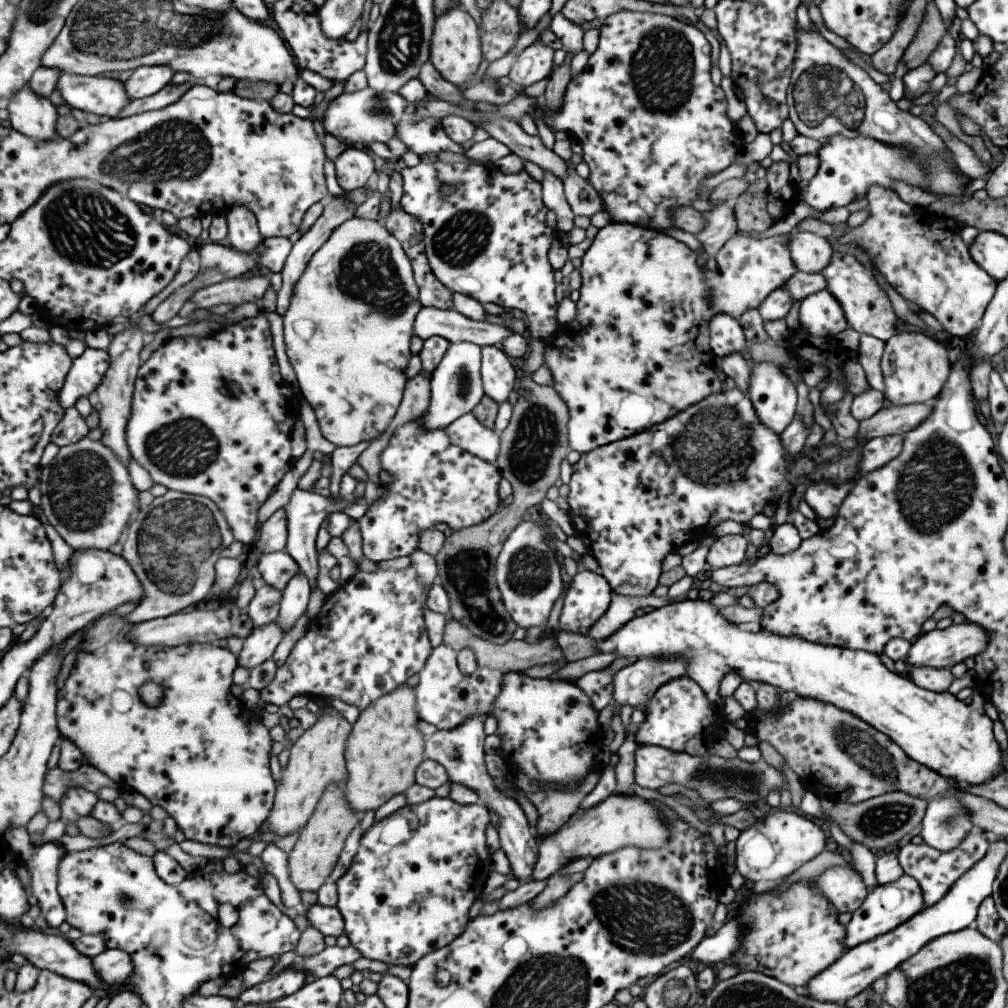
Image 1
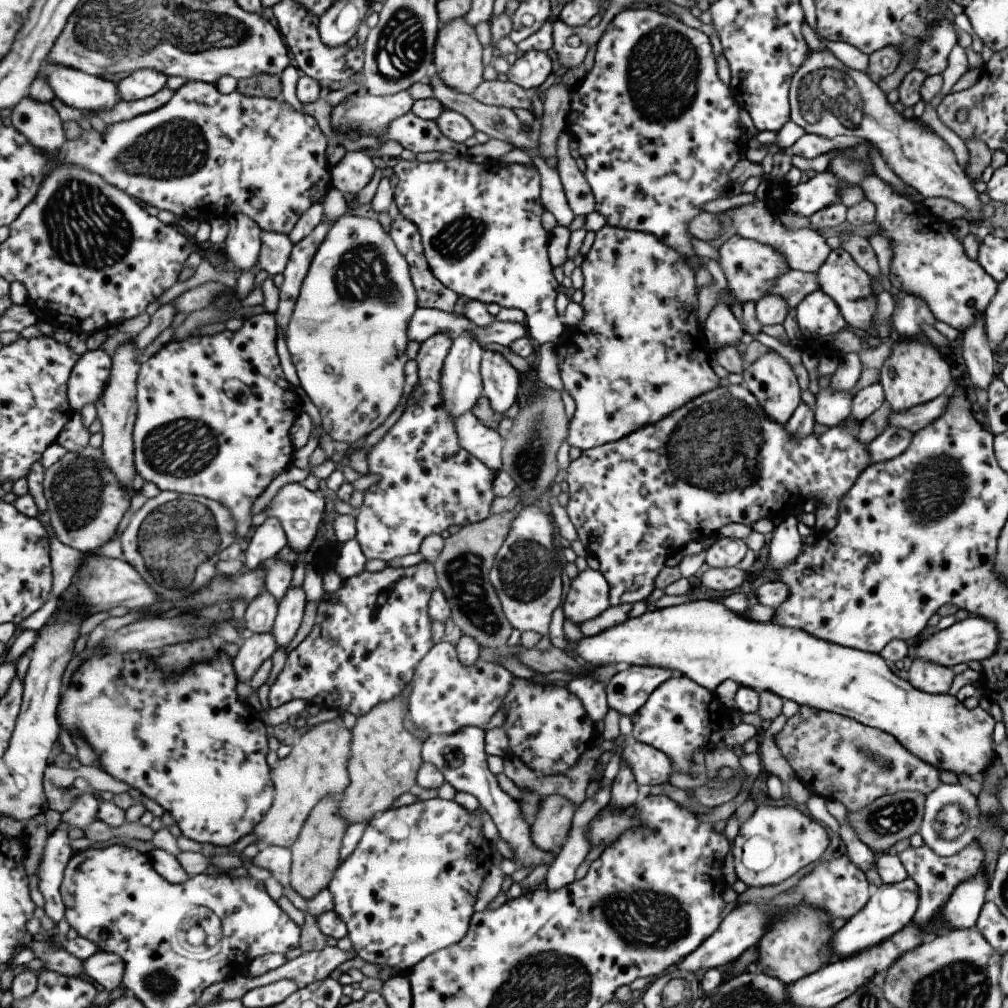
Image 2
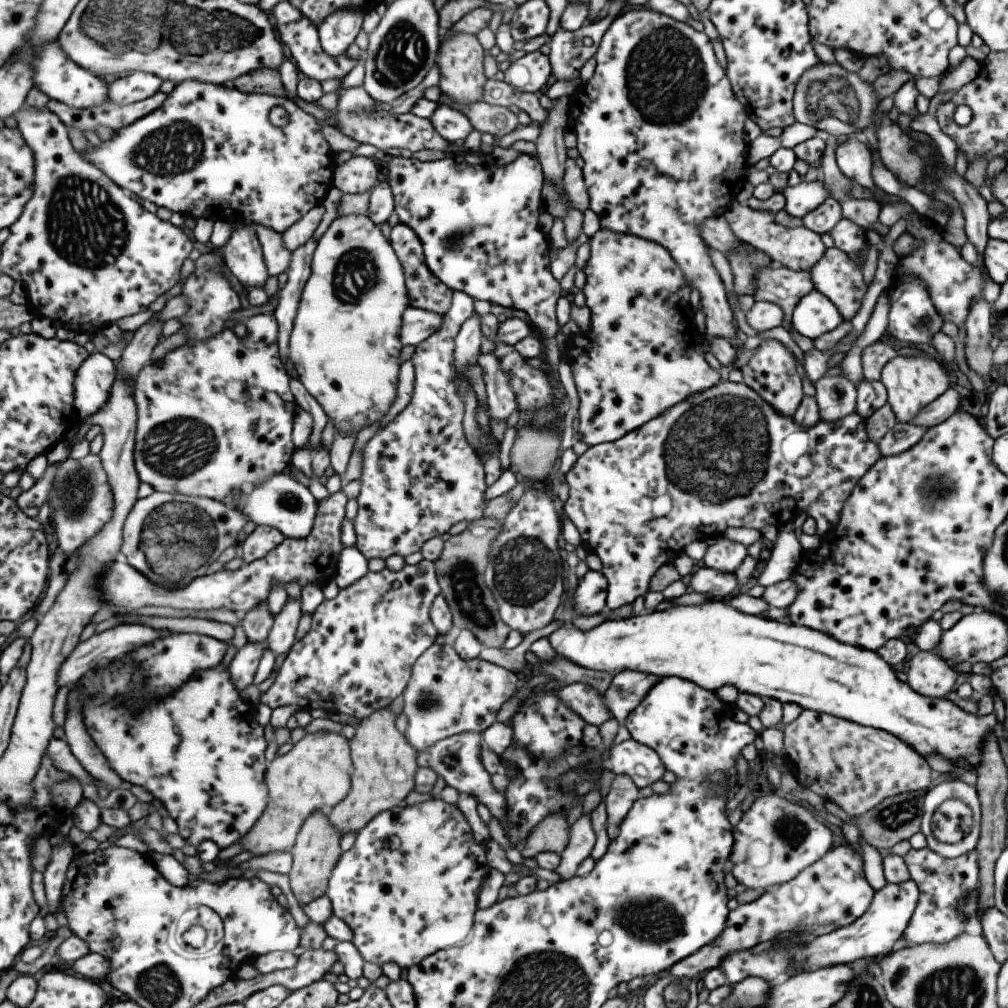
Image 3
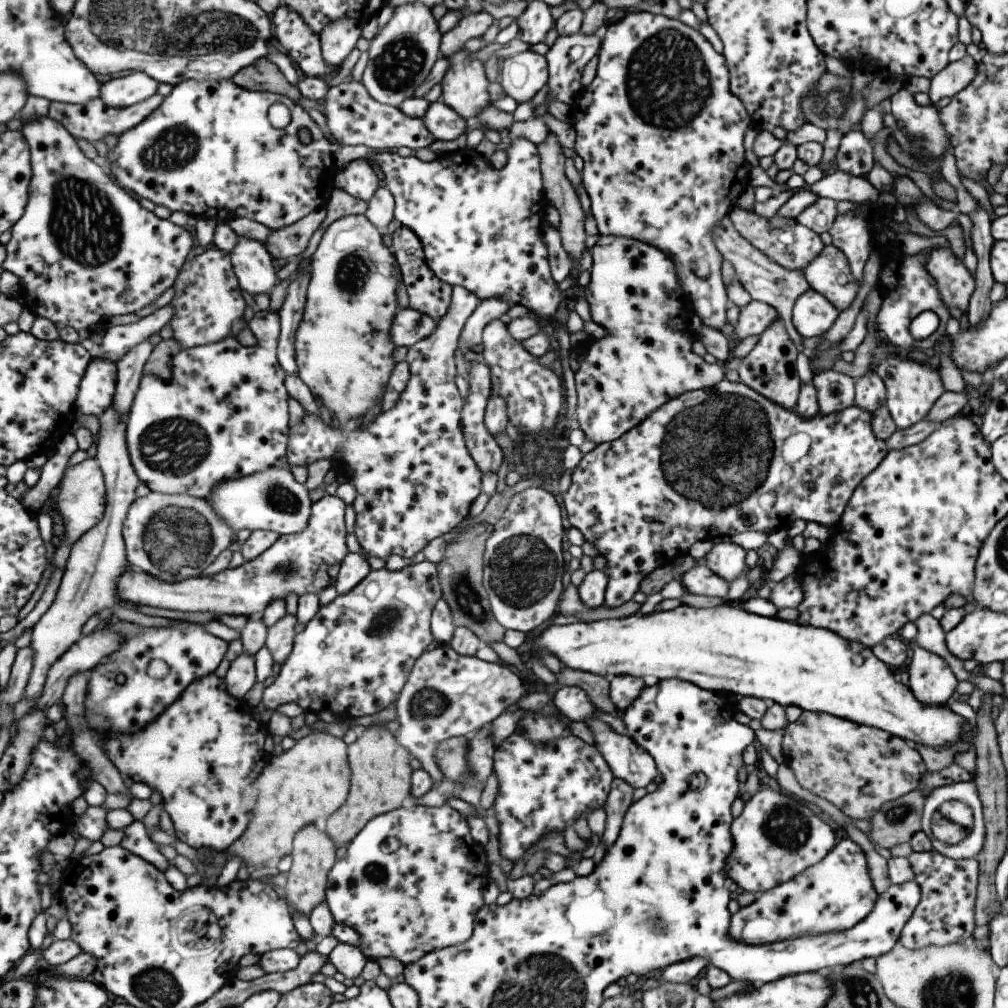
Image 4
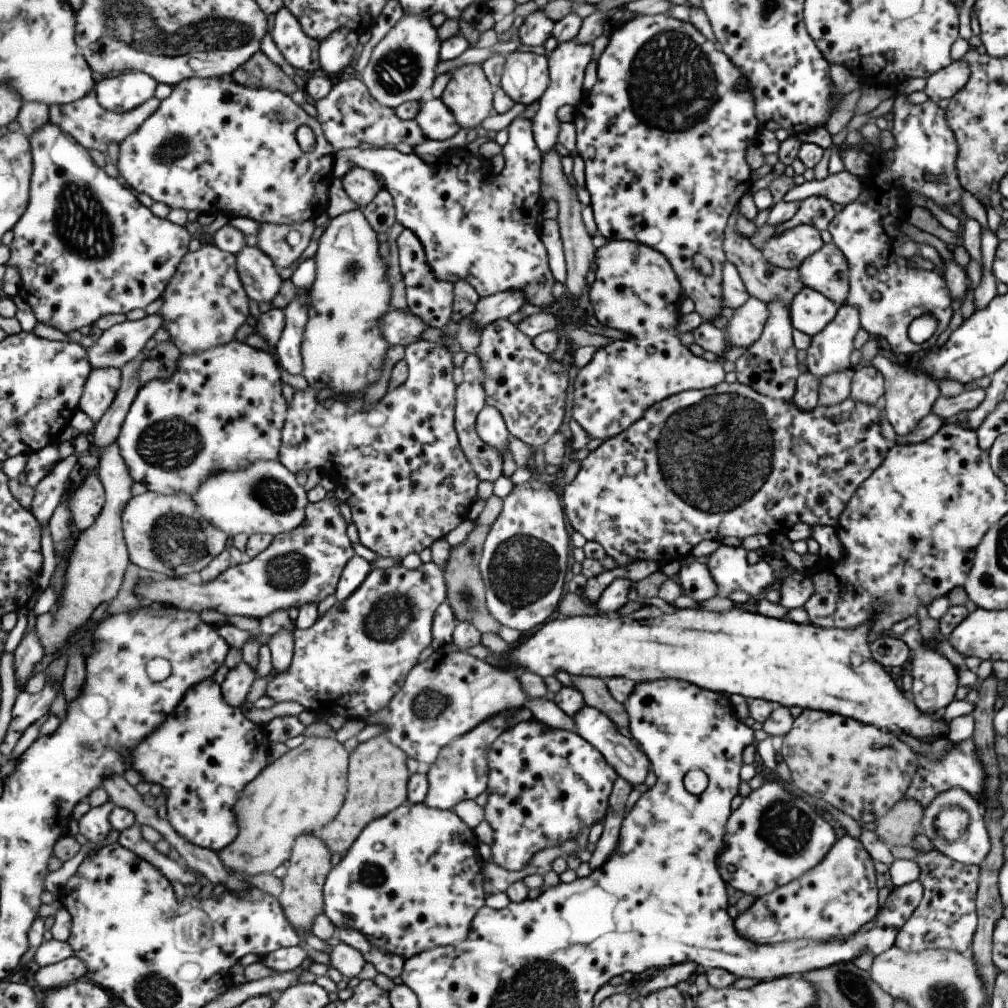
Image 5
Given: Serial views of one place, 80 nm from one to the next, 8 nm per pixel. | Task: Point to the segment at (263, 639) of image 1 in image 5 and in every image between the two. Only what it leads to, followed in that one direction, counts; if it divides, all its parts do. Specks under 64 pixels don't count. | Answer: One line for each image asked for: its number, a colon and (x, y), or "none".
2: (258, 647)
3: (244, 666)
4: (241, 677)
5: (238, 682)

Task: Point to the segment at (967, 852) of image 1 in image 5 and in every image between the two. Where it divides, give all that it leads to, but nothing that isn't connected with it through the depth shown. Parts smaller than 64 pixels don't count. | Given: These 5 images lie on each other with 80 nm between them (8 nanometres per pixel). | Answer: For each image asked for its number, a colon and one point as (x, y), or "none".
2: (936, 877)
3: (942, 883)
4: (944, 914)
5: (945, 918)

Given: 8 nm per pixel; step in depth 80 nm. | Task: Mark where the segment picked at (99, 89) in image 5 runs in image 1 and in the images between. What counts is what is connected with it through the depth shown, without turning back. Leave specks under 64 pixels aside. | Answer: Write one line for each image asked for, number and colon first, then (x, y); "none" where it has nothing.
1: (148, 80)
2: (143, 83)
3: (133, 88)
4: (121, 92)

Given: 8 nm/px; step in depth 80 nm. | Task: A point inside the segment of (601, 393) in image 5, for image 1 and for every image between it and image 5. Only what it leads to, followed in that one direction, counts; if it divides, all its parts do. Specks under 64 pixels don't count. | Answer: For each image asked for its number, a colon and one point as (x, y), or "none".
1: (627, 361)
2: (637, 354)
3: (639, 357)
4: (645, 359)

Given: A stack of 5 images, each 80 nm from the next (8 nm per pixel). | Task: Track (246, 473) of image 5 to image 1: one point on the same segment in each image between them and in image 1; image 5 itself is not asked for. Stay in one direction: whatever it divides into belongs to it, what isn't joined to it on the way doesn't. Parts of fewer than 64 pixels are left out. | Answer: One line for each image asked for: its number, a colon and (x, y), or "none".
1: (306, 511)
2: (301, 511)
3: (281, 502)
4: (272, 500)

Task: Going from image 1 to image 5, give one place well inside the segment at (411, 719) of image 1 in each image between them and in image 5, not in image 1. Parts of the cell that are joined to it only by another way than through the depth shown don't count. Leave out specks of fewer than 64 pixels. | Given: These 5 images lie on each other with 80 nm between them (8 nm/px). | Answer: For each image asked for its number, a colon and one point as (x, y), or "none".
2: (386, 753)
3: (384, 761)
4: (380, 767)
5: (377, 779)

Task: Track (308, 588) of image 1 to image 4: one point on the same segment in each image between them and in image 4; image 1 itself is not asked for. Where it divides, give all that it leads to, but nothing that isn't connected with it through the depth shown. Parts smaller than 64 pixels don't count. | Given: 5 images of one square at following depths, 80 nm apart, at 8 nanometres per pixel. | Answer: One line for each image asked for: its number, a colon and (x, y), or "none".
2: (290, 615)
3: (283, 635)
4: (281, 637)

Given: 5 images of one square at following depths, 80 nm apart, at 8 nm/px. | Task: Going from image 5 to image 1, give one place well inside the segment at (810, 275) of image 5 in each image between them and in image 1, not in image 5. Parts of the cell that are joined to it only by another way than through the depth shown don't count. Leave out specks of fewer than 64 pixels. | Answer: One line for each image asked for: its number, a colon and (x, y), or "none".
1: (865, 306)
2: (849, 287)
3: (835, 275)
4: (828, 273)

